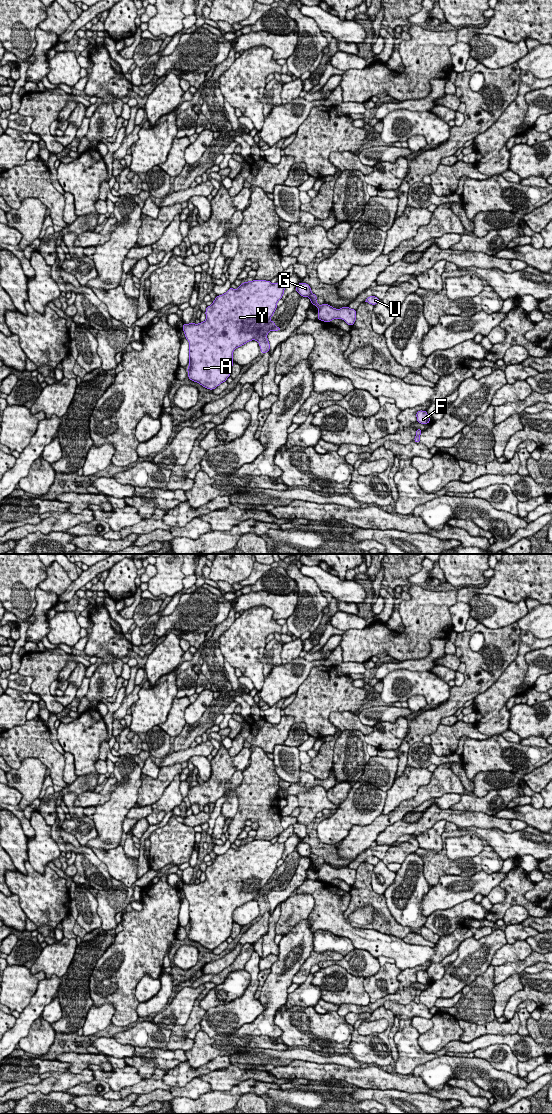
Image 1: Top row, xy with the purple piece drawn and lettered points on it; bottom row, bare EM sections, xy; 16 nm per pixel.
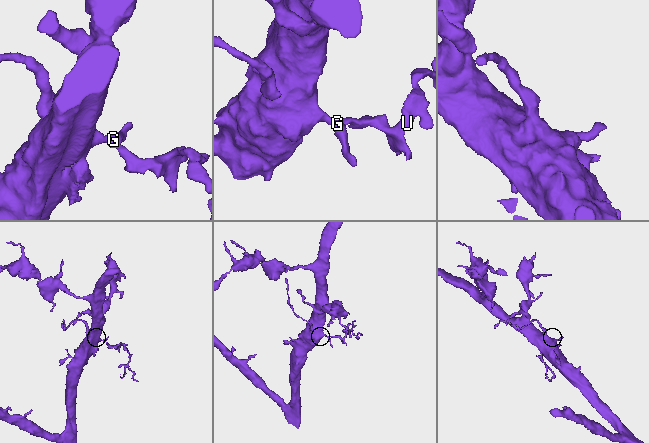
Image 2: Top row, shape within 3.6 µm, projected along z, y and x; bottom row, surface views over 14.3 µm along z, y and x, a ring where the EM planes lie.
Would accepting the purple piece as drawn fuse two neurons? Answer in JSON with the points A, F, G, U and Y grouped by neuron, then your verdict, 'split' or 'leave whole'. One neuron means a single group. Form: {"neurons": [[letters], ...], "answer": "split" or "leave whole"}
{"neurons": [["A", "G", "Y"], ["F", "U"]], "answer": "split"}

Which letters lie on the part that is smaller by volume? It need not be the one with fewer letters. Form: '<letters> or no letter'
F, U

